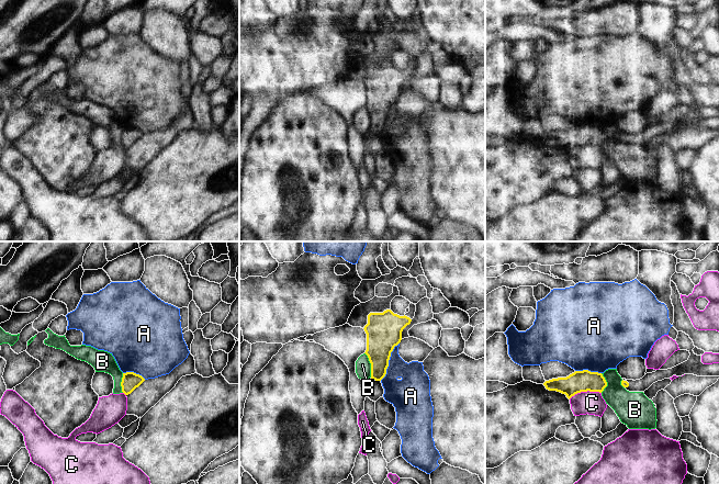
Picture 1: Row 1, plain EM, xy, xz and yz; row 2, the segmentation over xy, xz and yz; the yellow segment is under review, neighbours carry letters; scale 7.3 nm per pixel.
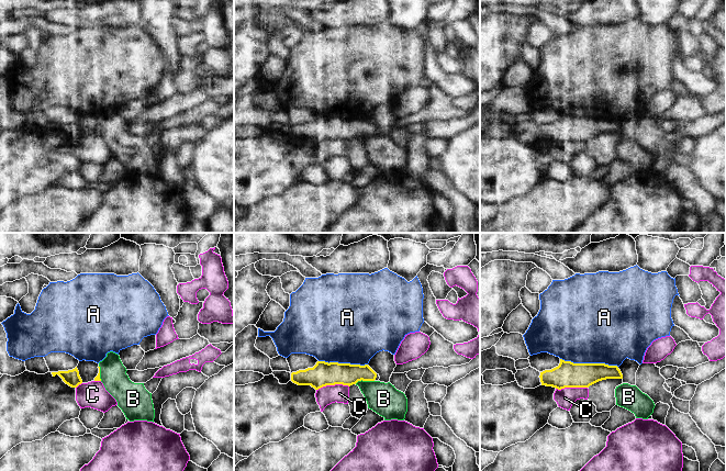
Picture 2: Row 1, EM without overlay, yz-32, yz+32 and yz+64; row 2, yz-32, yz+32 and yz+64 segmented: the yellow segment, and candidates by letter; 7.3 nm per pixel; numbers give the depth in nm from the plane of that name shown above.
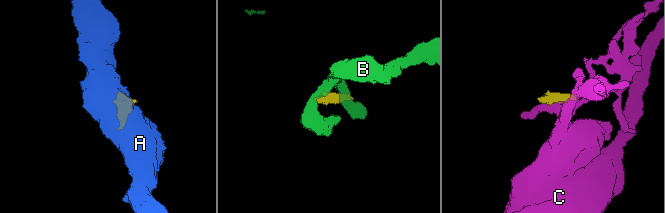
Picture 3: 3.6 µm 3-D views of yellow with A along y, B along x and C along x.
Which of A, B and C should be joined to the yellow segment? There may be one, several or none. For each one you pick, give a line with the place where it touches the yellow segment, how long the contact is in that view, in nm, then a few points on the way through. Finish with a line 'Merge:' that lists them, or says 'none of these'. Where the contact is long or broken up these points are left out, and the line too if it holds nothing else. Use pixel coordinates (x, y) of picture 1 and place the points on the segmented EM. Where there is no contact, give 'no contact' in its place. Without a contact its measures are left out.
Merge: none of these

